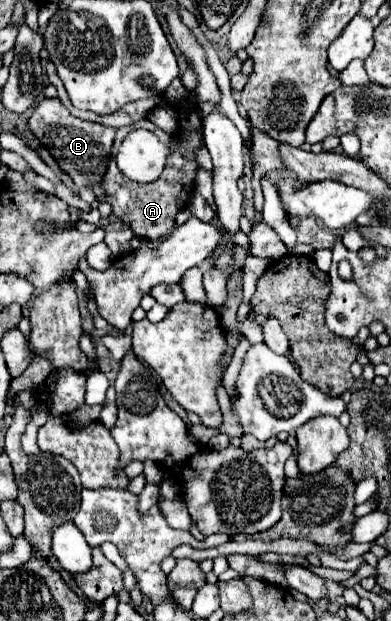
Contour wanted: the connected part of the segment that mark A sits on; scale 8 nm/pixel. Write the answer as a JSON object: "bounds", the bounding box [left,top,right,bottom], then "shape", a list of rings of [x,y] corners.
{"bounds":[101,120,197,240],"shape":[[[141,120],[129,128],[119,128],[115,142],[113,142],[113,150],[111,150],[111,162],[105,174],[105,180],[101,184],[101,188],[107,192],[107,202],[113,206],[113,214],[117,218],[121,218],[125,224],[131,224],[131,228],[135,230],[137,236],[141,238],[149,238],[149,240],[159,240],[167,234],[171,234],[171,230],[175,228],[175,214],[179,210],[183,210],[187,206],[187,200],[193,192],[193,184],[195,184],[195,172],[197,172],[197,164],[193,160],[185,160],[183,156],[179,156],[177,152],[171,152],[165,164],[165,170],[161,172],[161,176],[153,182],[153,184],[137,184],[131,182],[129,178],[125,178],[125,174],[117,168],[115,164],[115,152],[119,148],[119,144],[123,142],[123,138],[135,130],[135,128],[147,128],[151,132],[157,132],[157,138],[167,144],[169,148],[173,148],[173,140],[169,134],[165,134],[163,130],[159,130],[153,122],[149,120]]]}

